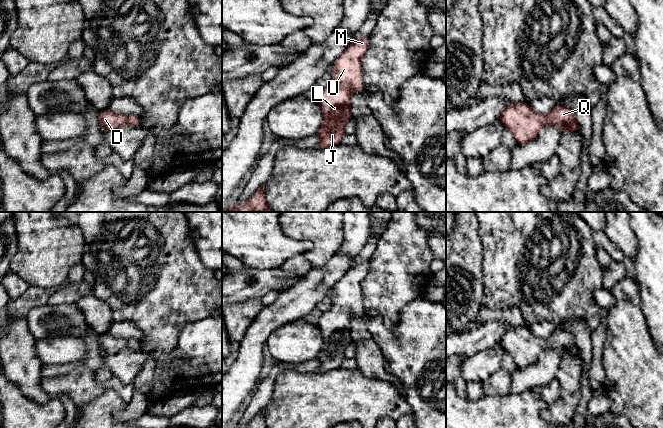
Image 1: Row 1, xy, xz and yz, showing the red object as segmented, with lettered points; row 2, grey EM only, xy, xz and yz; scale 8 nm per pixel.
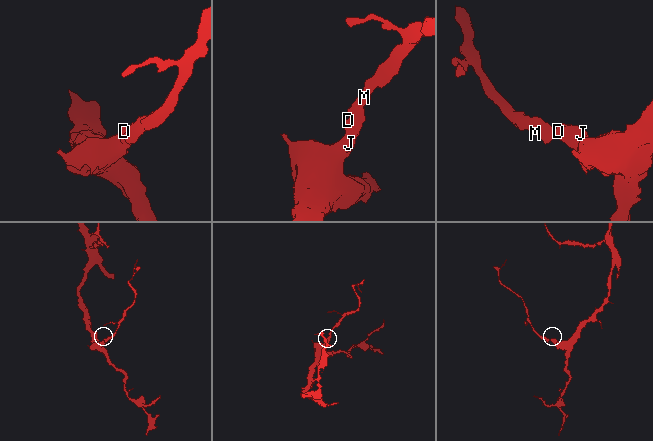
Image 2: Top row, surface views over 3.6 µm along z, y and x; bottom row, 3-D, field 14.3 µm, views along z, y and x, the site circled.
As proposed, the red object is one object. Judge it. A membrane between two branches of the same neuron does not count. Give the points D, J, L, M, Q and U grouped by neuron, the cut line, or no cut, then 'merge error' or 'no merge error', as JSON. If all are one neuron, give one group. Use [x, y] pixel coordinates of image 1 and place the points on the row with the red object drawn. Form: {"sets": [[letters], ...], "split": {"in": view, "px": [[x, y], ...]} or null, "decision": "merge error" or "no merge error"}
{"sets": [["D", "J", "L", "M", "Q", "U"]], "split": null, "decision": "no merge error"}

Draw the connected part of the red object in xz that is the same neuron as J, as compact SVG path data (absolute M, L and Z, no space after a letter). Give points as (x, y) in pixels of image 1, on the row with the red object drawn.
M369 36L357 38L334 61L331 74L334 81L322 89L318 103L324 114L324 121L317 135L320 144L317 148L328 148L341 144L346 135L344 127L353 118L351 91L364 90L361 58L369 47Z

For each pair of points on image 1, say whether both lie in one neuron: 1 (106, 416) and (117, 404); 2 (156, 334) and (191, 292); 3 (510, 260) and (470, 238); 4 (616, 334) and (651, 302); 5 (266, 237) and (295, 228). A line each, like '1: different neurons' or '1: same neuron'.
1: same neuron
2: same neuron
3: different neurons
4: different neurons
5: different neurons

